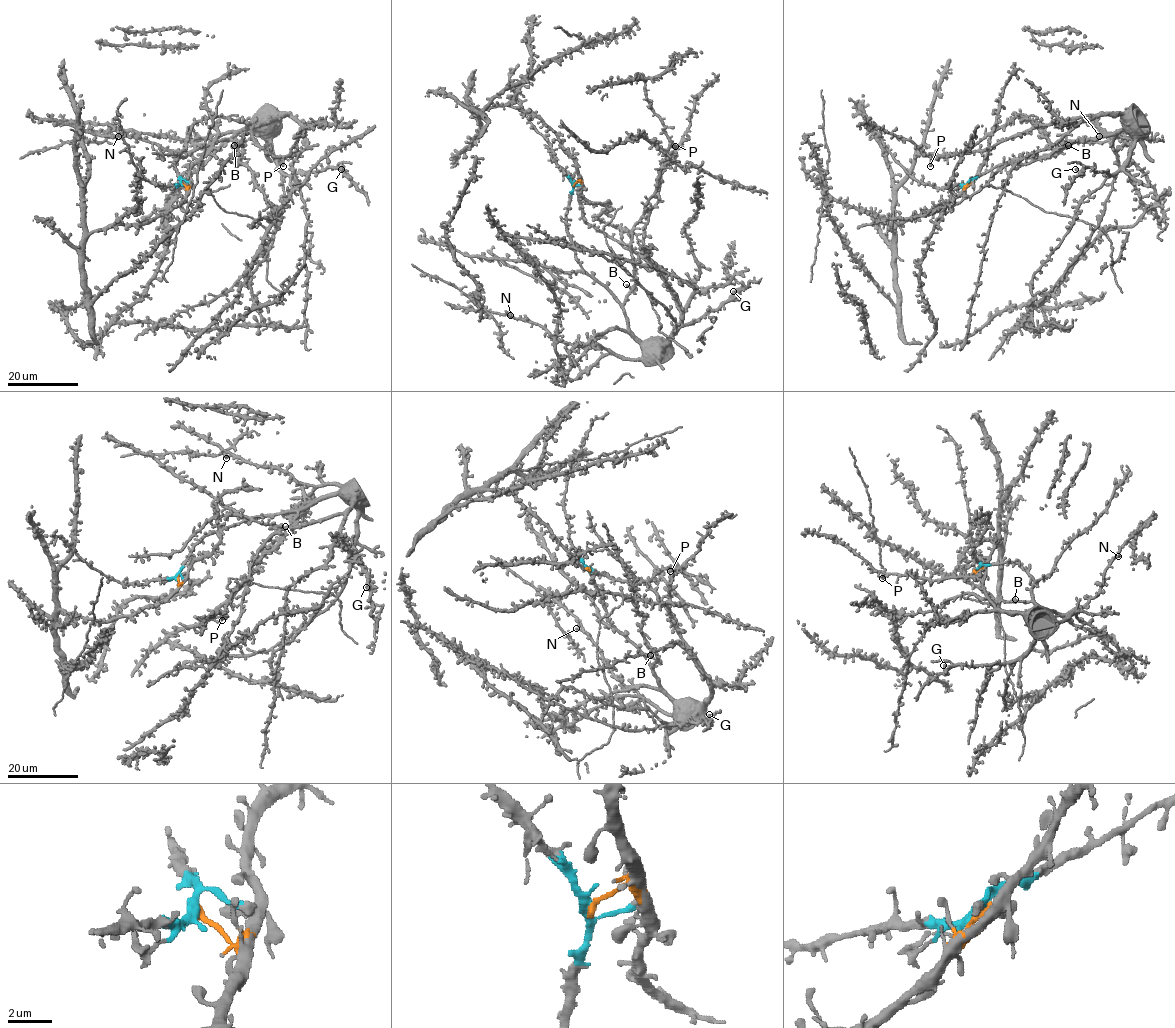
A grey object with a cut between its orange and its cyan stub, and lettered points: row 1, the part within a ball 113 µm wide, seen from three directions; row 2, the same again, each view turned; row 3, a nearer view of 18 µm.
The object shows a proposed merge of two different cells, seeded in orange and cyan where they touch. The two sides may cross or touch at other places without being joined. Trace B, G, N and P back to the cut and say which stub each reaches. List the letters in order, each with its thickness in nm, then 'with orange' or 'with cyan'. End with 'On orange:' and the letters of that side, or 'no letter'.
B: 240 nm thick; with cyan
G: 340 nm thick; with cyan
N: 190 nm thick; with cyan
P: 320 nm thick; with cyan
On orange: no letter

